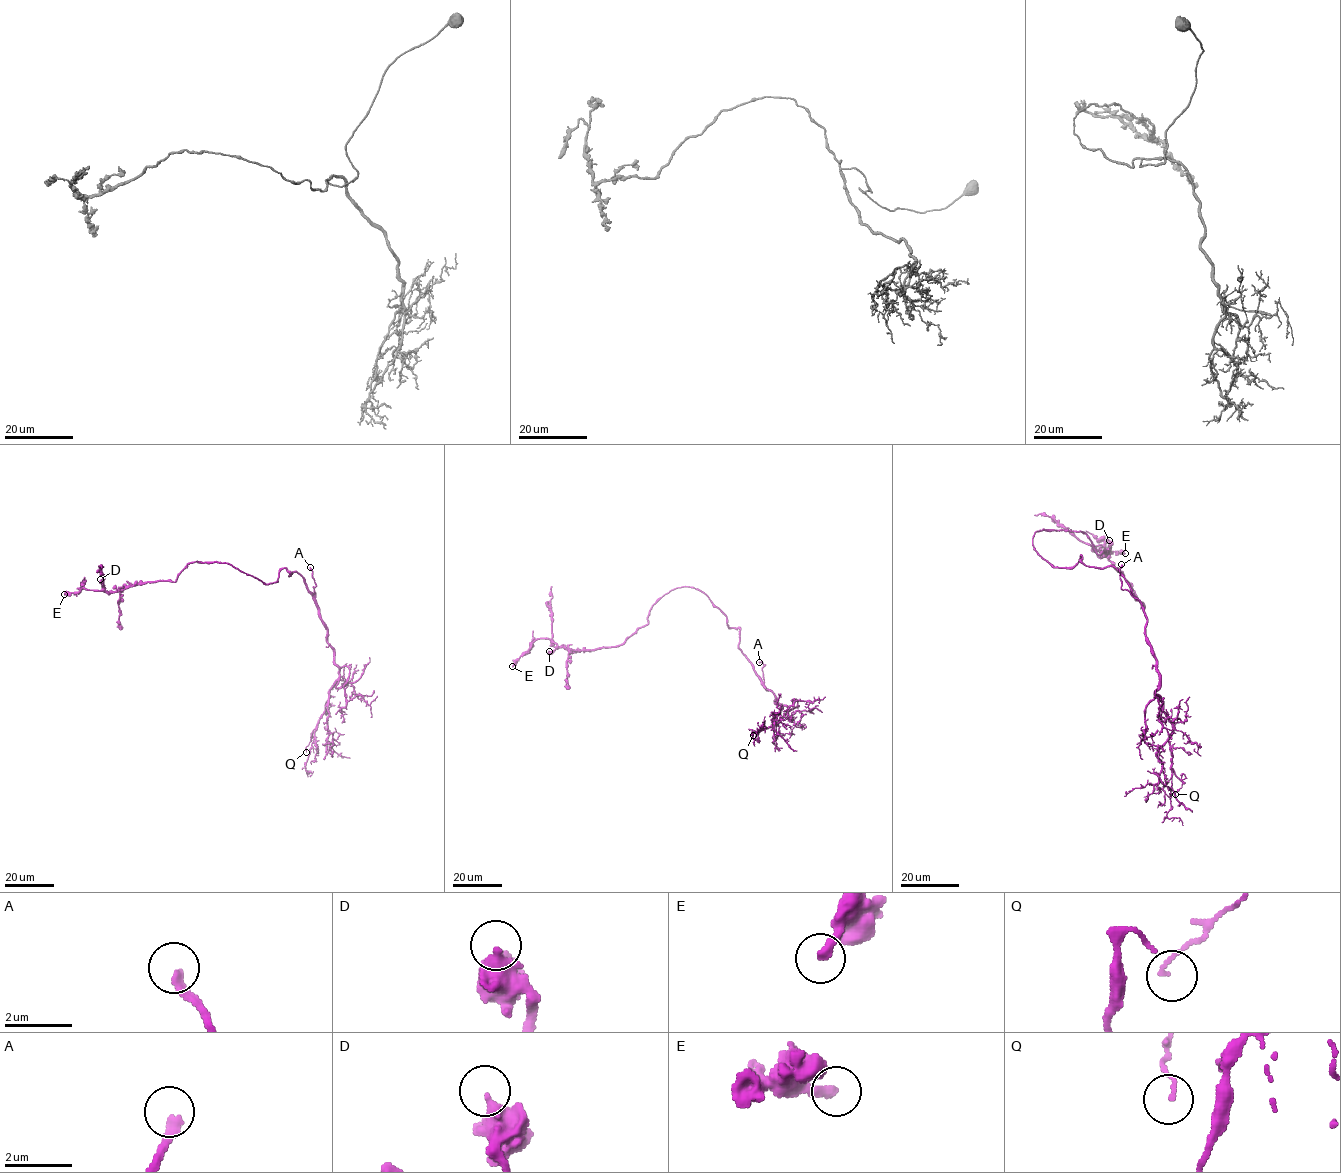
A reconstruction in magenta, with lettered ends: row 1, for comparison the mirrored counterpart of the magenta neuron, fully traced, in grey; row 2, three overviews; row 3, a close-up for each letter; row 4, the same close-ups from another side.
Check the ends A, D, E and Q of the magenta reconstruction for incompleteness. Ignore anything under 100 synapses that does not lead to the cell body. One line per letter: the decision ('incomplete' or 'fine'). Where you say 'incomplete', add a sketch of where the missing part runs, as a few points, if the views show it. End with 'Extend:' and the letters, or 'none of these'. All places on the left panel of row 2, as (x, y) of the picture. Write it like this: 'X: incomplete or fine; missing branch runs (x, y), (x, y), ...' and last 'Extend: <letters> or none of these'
A: incomplete; missing branch runs (310, 567), (313, 558), (409, 466)
D: fine
E: fine
Q: fine
Extend: A

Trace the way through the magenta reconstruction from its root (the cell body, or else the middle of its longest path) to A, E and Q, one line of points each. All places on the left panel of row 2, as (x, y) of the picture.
A: (281, 570), (285, 568), (289, 575), (297, 572), (314, 595), (316, 584), (310, 567)
E: (281, 570), (277, 581), (265, 584), (226, 563), (195, 561), (174, 582), (64, 594)
Q: (281, 570), (285, 568), (289, 575), (297, 572), (315, 597), (339, 669), (339, 678), (330, 690), (306, 752)

